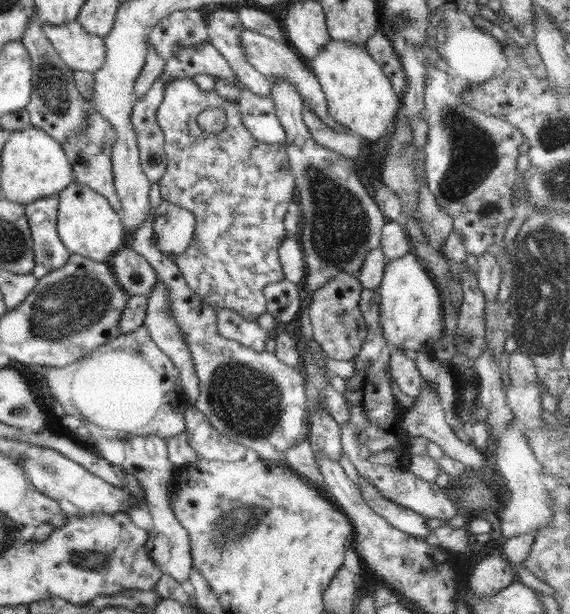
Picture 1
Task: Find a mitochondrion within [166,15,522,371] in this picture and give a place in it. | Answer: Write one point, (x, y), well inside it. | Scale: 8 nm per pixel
(339, 224)

